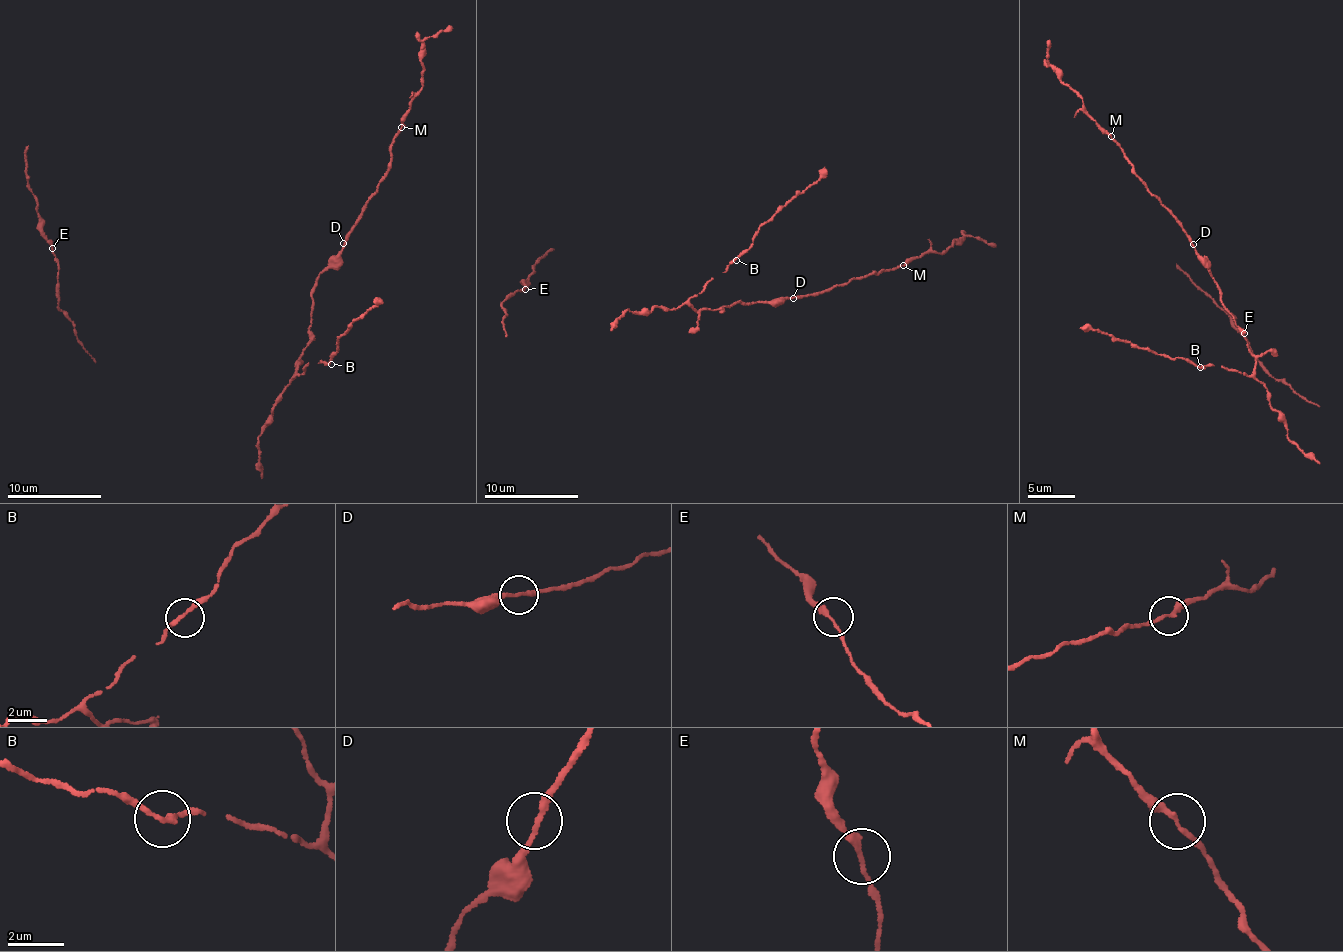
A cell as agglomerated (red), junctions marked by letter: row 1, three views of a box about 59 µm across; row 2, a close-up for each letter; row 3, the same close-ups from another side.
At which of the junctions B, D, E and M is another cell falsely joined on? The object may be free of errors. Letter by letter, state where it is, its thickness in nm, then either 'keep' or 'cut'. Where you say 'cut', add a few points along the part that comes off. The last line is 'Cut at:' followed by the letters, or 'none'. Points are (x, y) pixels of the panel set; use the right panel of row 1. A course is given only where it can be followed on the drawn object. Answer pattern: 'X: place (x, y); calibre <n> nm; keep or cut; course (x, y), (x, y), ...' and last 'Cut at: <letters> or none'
B: place (1200, 367); calibre 200 nm; keep
D: place (1193, 244); calibre 200 nm; keep
E: place (1244, 333); calibre 200 nm; keep
M: place (1111, 136); calibre 200 nm; cut; course (1112, 136), (1085, 109), (1079, 98), (1048, 64), (1048, 41)
Cut at: M

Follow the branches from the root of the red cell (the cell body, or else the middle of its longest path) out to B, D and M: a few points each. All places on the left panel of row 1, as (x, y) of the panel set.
B: (276, 404), (308, 362), (331, 364)
D: (276, 404), (296, 372), (296, 363), (309, 339), (313, 285), (320, 273), (335, 260), (343, 243)
M: (276, 404), (296, 372), (309, 339), (313, 285), (335, 260), (375, 195), (401, 126)

